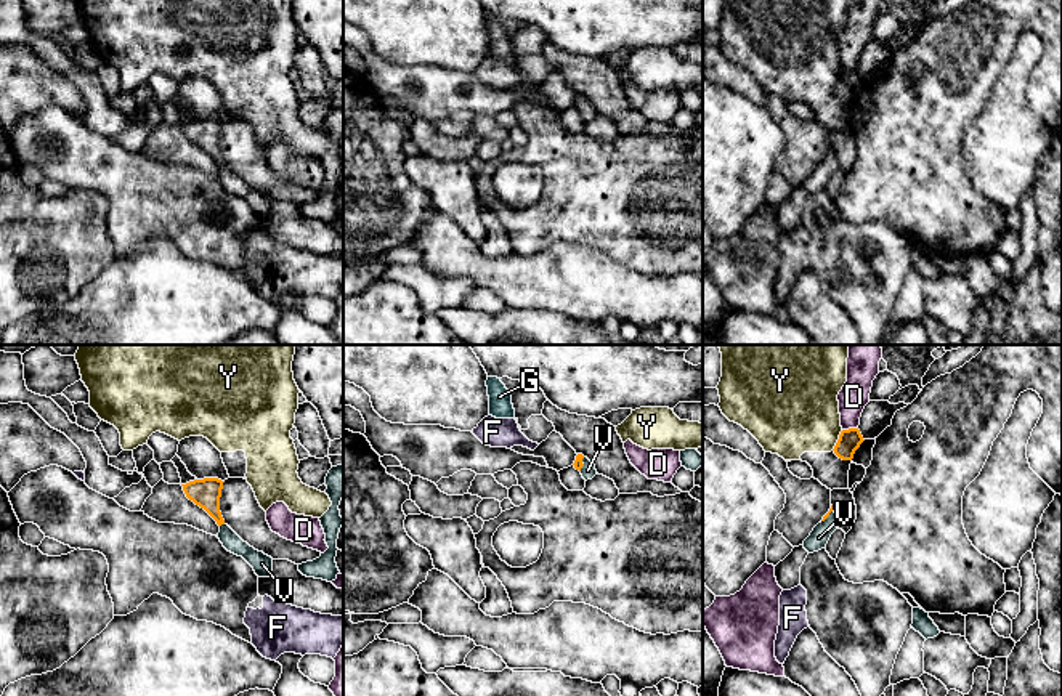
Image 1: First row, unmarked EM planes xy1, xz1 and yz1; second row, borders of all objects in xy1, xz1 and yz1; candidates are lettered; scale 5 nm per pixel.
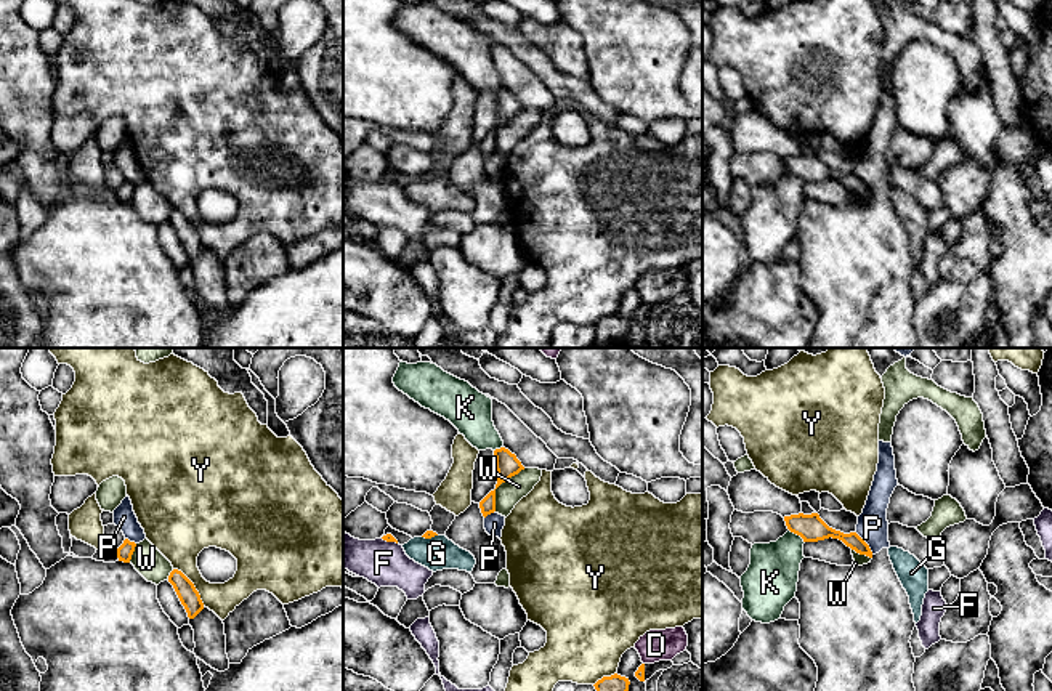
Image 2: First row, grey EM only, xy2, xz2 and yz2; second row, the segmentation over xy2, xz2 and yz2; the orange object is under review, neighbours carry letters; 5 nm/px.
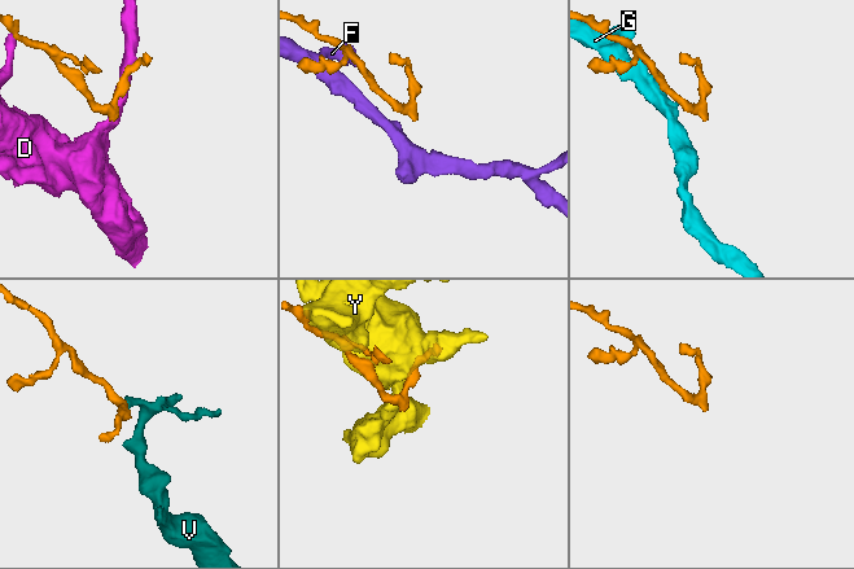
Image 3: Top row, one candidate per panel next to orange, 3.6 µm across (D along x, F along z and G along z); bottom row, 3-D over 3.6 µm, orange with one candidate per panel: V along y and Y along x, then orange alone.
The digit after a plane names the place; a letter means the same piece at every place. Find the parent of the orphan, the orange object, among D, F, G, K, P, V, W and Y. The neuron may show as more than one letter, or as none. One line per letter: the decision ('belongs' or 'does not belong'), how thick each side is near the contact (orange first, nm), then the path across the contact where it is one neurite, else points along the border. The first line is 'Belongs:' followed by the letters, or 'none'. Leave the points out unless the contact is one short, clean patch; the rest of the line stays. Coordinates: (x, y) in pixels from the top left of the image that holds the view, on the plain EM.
Belongs: V
D: does not belong; calibres 110 and 150 nm; border yz1 (857, 68), (843, 71)
F: does not belong; calibres 50 and 220 nm
G: does not belong; calibres 50 and 170 nm
K: does not belong; calibres 140 and 260 nm
P: does not belong; calibres 100 and 160 nm; border yz2 (855, 173), (873, 194)
V: belongs; calibres 150 and 90 nm; way xy1 (206, 133), (222, 164), (228, 178)
W: does not belong; calibres 120 and 120 nm
Y: does not belong; calibres 100 and 240 nm

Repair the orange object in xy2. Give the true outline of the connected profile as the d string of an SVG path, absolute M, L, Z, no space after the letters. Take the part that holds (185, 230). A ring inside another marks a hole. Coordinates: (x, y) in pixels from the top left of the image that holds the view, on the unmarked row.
M178 210L170 213L168 223L173 226L181 245L188 253L188 258L194 260L204 250L204 244L194 224Z

